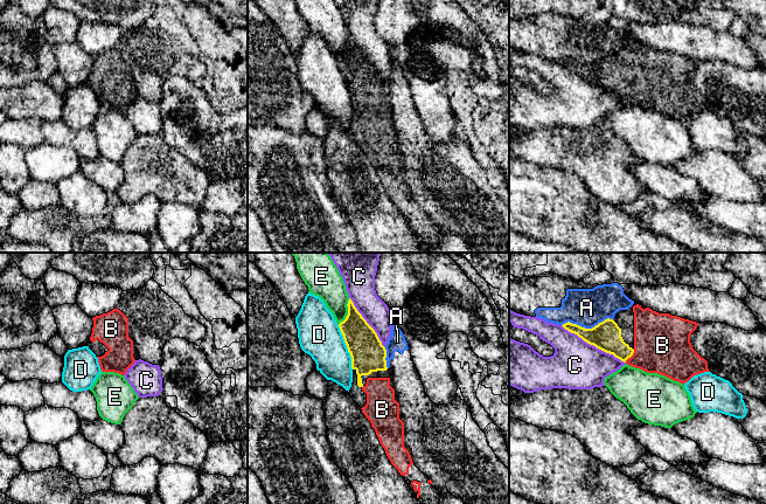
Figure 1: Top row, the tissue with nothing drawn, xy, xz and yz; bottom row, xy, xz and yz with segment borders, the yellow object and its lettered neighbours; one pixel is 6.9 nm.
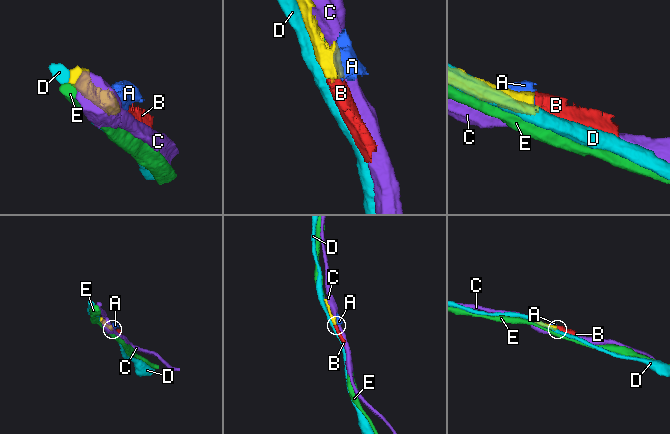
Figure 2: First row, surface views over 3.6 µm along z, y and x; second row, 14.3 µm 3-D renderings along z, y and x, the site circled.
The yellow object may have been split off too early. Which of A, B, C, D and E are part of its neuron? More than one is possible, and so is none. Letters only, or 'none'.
B

